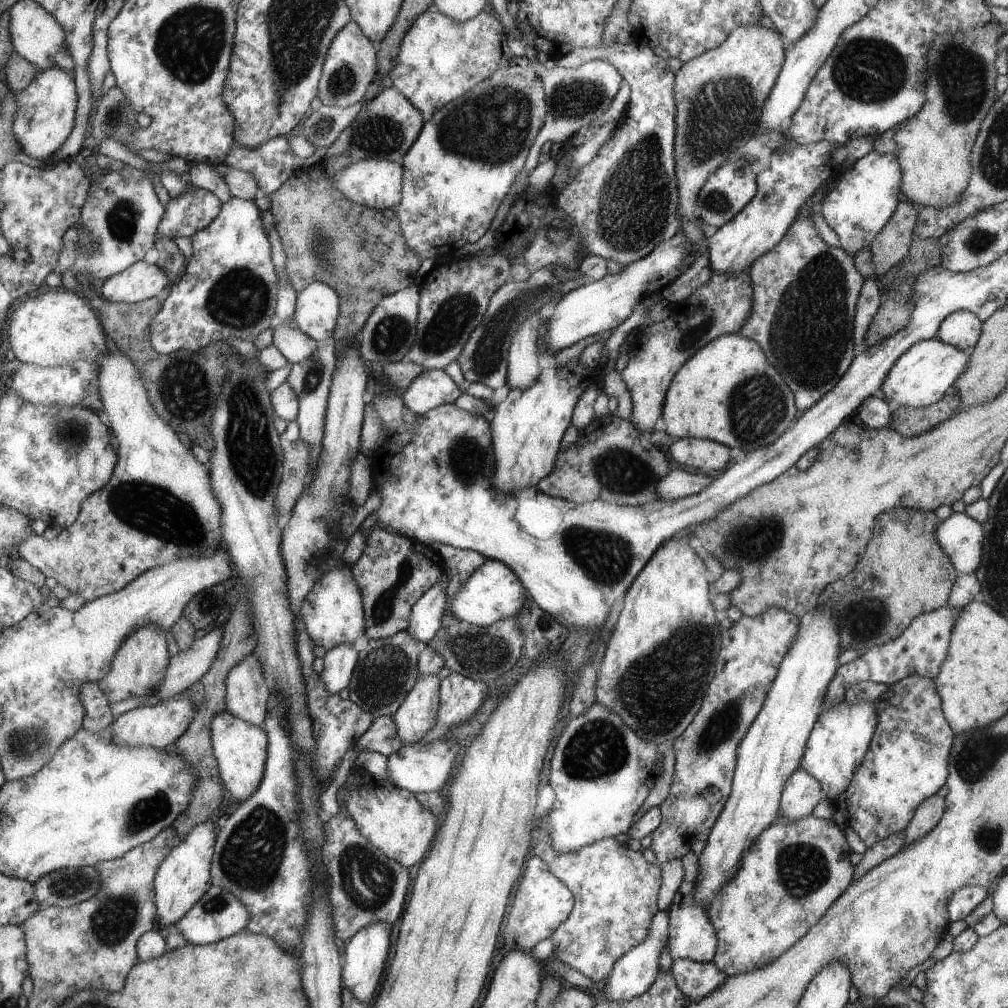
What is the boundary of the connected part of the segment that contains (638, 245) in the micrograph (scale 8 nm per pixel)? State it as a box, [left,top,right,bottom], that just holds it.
[553,40,678,266]

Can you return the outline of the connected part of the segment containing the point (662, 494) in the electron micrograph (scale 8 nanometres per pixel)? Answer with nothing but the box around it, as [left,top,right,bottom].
[658,468,714,501]

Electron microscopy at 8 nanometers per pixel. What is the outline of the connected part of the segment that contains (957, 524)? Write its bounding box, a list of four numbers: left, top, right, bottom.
[935,513,985,574]

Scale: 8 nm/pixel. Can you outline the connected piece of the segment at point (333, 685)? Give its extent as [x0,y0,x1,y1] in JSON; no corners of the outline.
[319,643,359,694]

